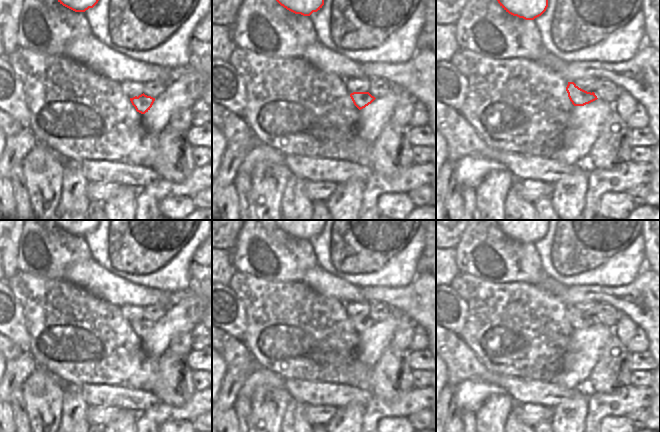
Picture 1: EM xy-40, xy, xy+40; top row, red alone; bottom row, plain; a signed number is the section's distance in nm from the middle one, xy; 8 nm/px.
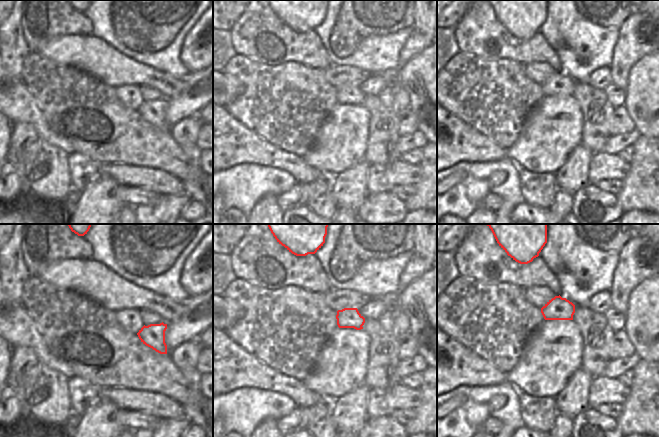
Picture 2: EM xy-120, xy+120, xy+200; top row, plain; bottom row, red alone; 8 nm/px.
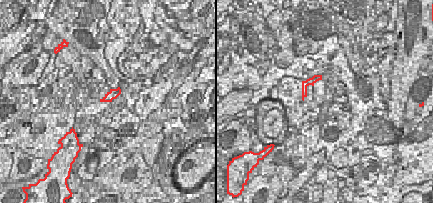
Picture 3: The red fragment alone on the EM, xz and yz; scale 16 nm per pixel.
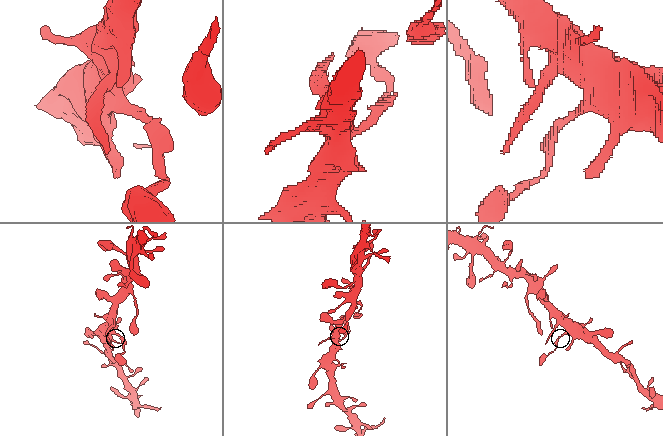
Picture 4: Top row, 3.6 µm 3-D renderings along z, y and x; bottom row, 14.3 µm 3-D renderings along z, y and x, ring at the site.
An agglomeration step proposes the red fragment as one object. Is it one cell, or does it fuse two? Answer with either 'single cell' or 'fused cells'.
fused cells

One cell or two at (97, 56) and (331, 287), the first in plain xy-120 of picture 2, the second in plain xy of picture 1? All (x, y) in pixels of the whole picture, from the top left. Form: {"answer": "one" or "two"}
{"answer": "one"}

